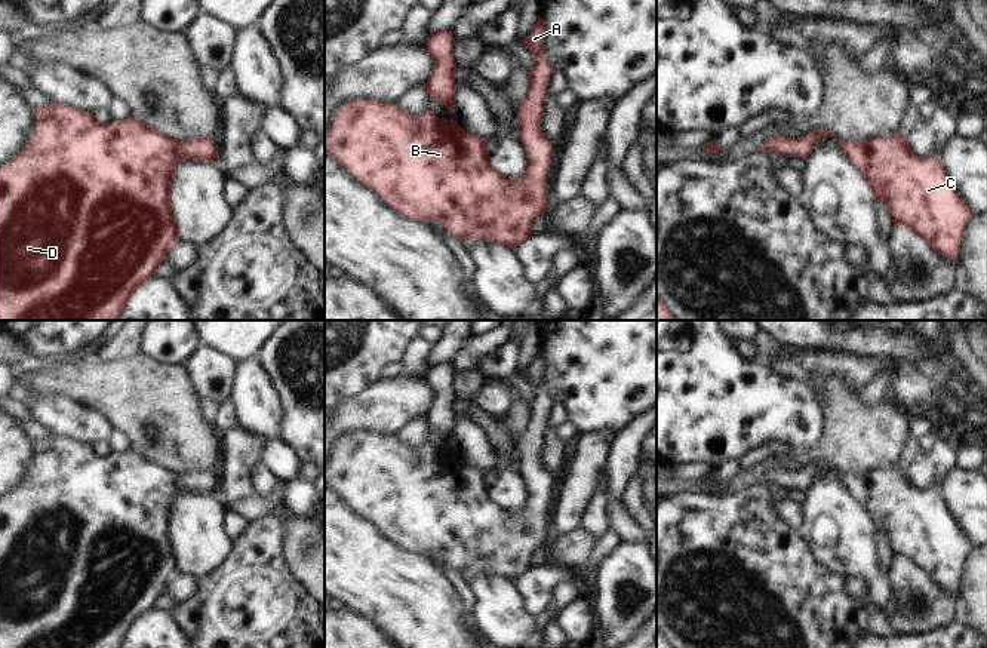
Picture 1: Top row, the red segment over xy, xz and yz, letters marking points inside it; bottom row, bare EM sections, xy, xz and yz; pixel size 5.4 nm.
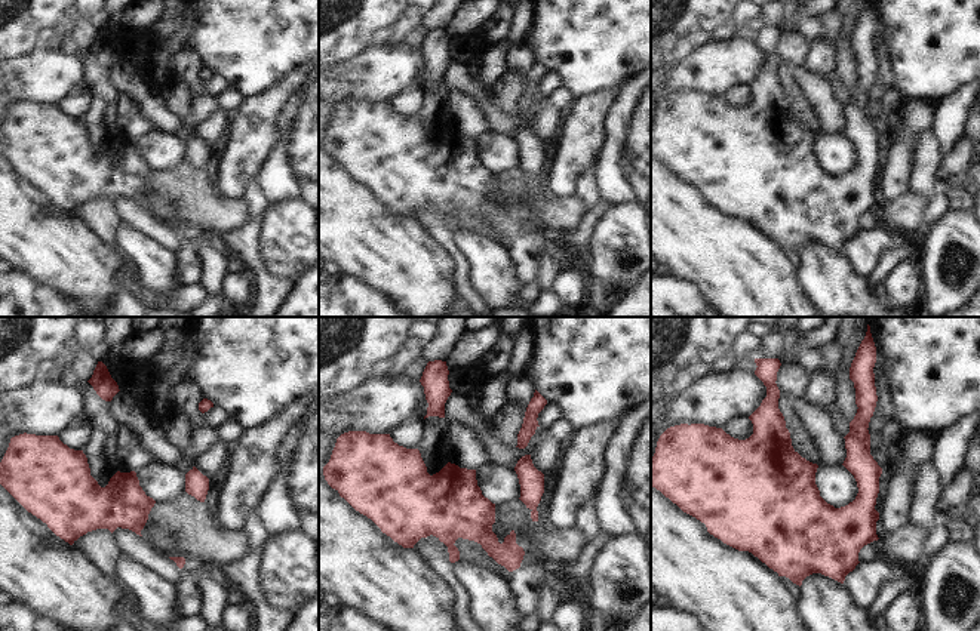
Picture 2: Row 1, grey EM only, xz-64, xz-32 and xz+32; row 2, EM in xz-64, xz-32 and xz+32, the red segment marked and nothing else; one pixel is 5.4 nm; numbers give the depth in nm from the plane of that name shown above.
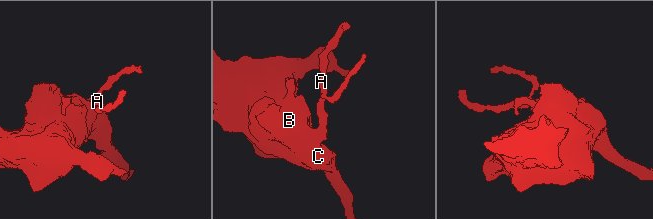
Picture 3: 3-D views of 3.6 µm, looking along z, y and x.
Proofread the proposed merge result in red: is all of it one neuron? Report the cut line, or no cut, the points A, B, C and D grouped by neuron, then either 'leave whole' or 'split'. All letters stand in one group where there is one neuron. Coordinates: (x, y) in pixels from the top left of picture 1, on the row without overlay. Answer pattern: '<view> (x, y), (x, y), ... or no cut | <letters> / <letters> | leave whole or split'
no cut | A B C D | leave whole

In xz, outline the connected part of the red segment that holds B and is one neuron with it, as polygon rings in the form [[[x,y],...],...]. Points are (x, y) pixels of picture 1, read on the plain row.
[[[539,348],[525,377],[534,384],[529,423],[519,442],[519,472],[526,480],[528,500],[520,513],[496,504],[488,492],[488,476],[464,463],[451,449],[437,451],[433,443],[408,446],[396,434],[351,432],[342,436],[325,469],[325,482],[357,513],[373,522],[400,547],[421,553],[440,553],[464,575],[465,571],[494,572],[514,581],[532,566],[532,555],[548,540],[547,506],[553,491],[553,475],[542,466],[541,446],[553,397],[544,384],[545,359]]]

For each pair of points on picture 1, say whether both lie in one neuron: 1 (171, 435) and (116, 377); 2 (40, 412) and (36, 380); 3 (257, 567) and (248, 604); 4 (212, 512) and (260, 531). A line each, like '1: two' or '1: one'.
1: one
2: two
3: one
4: two

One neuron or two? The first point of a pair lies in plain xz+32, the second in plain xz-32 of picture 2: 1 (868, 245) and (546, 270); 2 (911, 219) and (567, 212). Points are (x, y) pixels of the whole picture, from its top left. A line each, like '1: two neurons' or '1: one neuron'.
1: two neurons
2: one neuron

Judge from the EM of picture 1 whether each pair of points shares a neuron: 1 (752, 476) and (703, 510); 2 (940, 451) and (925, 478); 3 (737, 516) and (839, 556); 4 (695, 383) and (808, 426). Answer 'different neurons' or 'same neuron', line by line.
1: different neurons
2: same neuron
3: different neurons
4: same neuron

